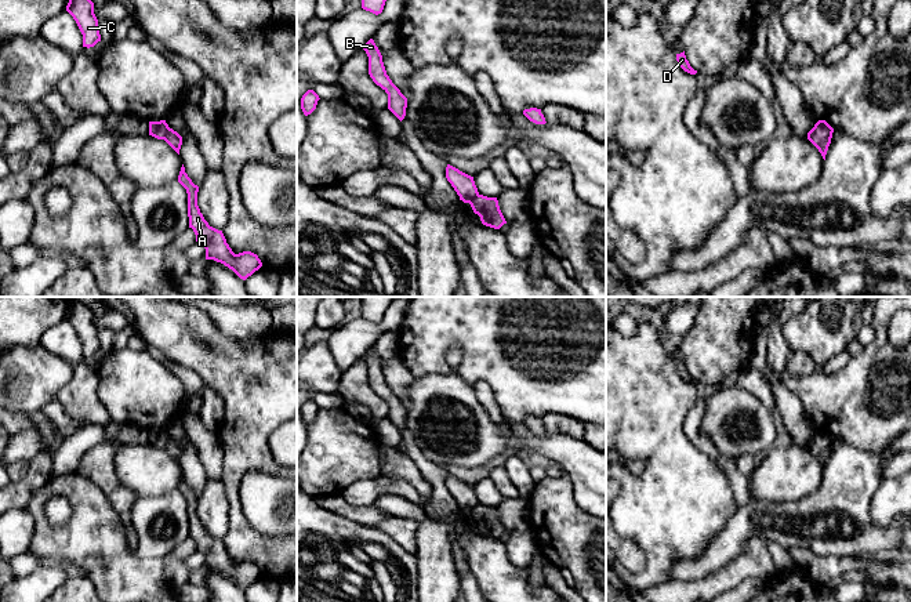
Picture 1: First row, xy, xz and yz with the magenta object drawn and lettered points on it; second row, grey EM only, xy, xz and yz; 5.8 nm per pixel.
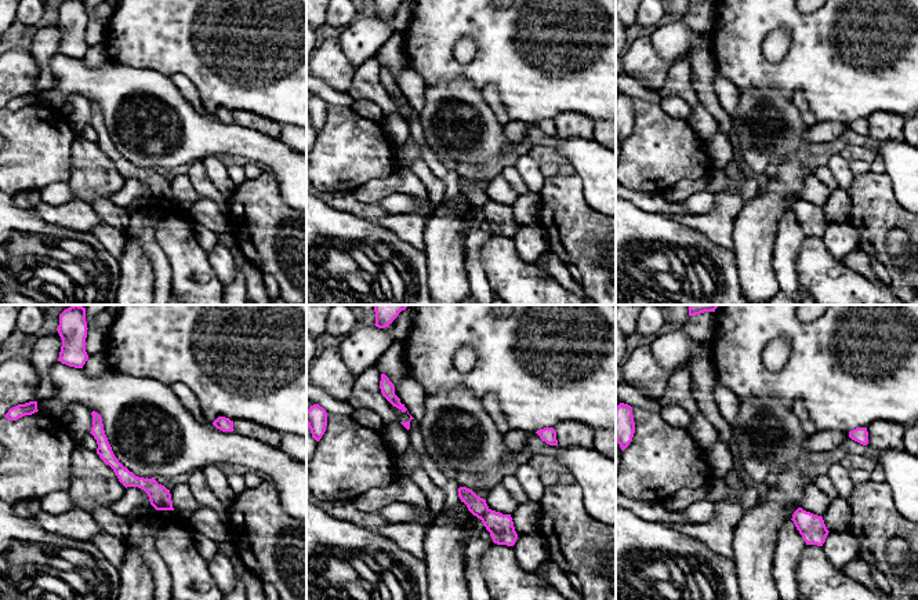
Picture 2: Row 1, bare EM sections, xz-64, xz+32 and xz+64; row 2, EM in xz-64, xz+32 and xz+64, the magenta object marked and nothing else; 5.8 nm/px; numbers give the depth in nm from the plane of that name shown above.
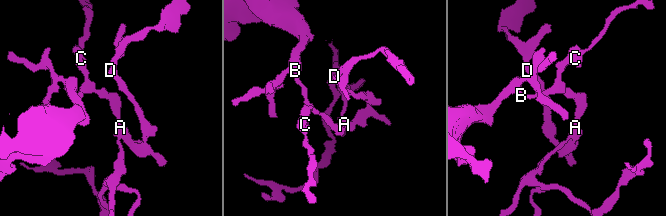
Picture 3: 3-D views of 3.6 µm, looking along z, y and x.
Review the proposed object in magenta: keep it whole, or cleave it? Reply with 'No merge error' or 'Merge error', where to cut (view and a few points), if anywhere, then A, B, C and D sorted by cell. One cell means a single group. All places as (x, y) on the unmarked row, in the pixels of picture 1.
Merge error. Split along xy (169, 437), (164, 449). Groups: A D / B C

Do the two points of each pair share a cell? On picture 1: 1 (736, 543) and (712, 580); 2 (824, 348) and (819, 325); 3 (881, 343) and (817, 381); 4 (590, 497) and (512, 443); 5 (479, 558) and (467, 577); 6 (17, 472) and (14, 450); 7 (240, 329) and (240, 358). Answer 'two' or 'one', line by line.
1: two
2: one
3: one
4: one
5: two
6: two
7: two

